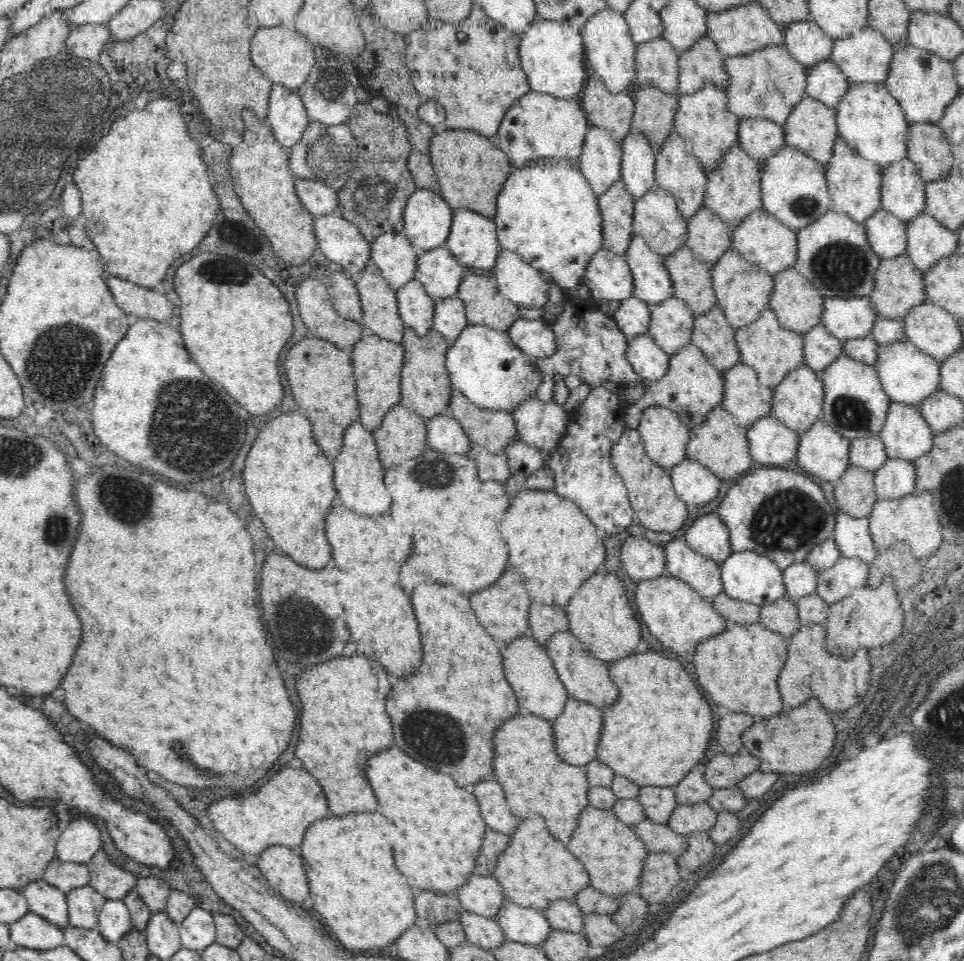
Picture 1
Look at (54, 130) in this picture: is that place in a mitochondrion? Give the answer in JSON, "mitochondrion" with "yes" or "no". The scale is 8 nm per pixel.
{"mitochondrion":"yes"}

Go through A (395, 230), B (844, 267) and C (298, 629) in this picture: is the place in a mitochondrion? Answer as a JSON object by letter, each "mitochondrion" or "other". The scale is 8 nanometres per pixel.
{"A":"other","B":"mitochondrion","C":"mitochondrion"}

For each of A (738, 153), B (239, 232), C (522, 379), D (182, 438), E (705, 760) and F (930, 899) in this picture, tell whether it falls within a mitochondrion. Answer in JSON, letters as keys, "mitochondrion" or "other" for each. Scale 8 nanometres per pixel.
{"A":"other","B":"other","C":"mitochondrion","D":"mitochondrion","E":"other","F":"mitochondrion"}

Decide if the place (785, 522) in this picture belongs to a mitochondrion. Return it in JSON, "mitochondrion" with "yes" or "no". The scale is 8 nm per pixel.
{"mitochondrion":"yes"}

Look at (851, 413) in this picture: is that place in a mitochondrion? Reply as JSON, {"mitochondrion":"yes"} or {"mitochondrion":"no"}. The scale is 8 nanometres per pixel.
{"mitochondrion":"yes"}

